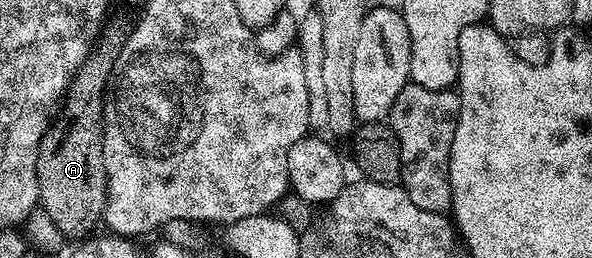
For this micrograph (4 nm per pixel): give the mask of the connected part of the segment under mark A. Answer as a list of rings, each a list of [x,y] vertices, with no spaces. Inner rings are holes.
[[[100,41],[87,55],[65,96],[60,116],[52,123],[39,145],[38,190],[42,211],[53,220],[62,235],[83,238],[90,235],[107,210],[107,173],[104,160],[104,104],[106,89],[118,54],[115,44]]]

